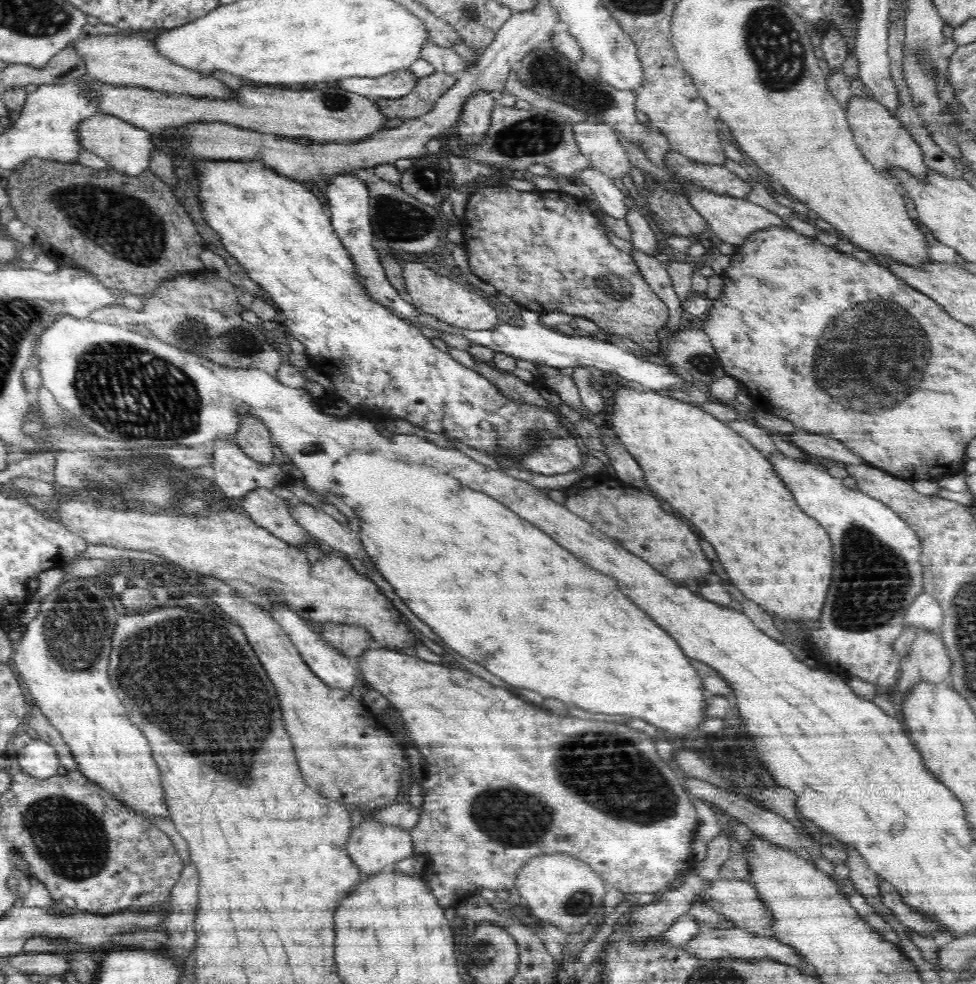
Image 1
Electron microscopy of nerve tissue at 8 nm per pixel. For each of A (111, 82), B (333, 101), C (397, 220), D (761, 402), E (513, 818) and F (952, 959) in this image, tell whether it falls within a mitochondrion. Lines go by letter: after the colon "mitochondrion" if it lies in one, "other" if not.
A: other
B: mitochondrion
C: mitochondrion
D: other
E: mitochondrion
F: other

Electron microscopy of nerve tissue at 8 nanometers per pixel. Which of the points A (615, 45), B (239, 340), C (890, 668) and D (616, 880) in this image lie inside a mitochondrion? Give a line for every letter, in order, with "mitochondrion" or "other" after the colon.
A: mitochondrion
B: mitochondrion
C: other
D: other

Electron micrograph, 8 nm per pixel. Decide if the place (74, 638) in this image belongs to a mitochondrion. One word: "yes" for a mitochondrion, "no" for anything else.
yes

